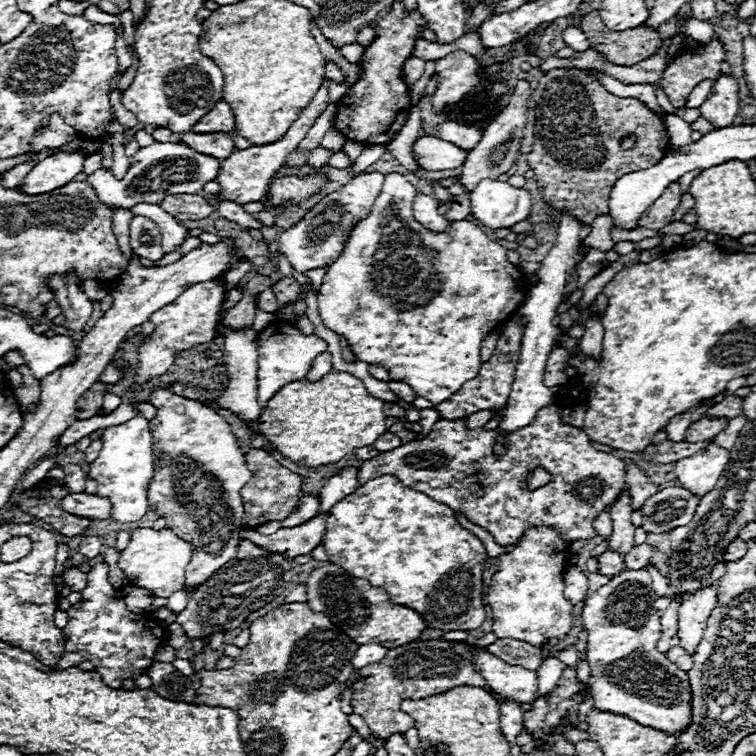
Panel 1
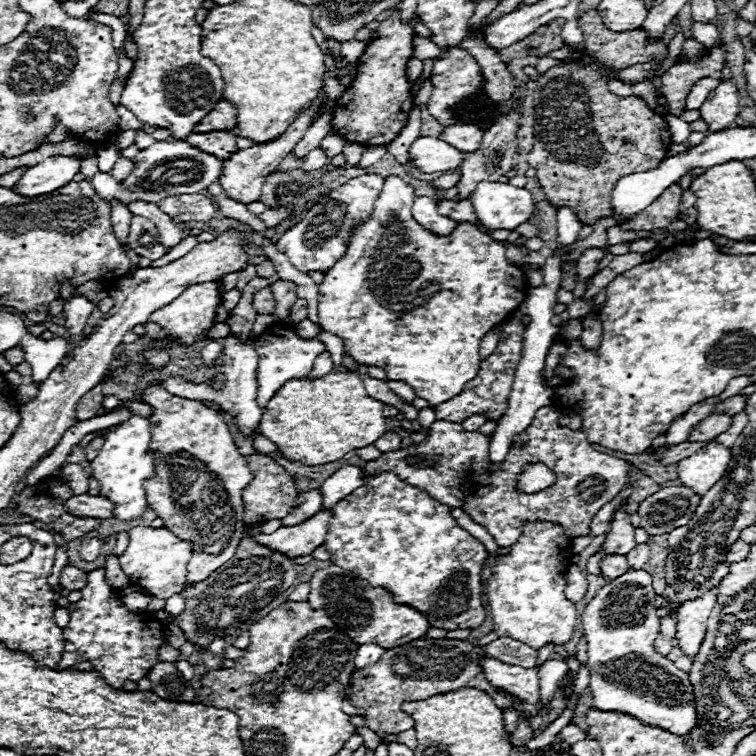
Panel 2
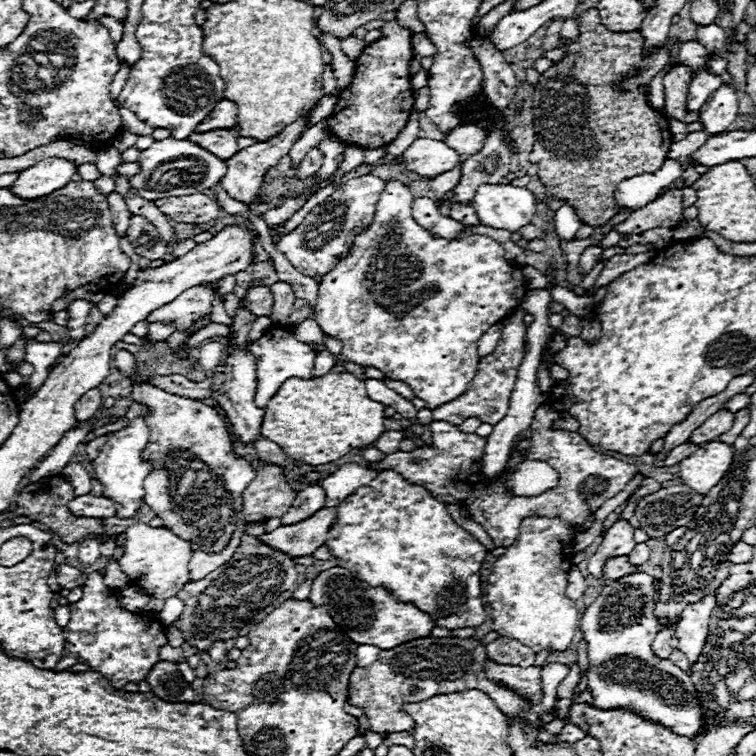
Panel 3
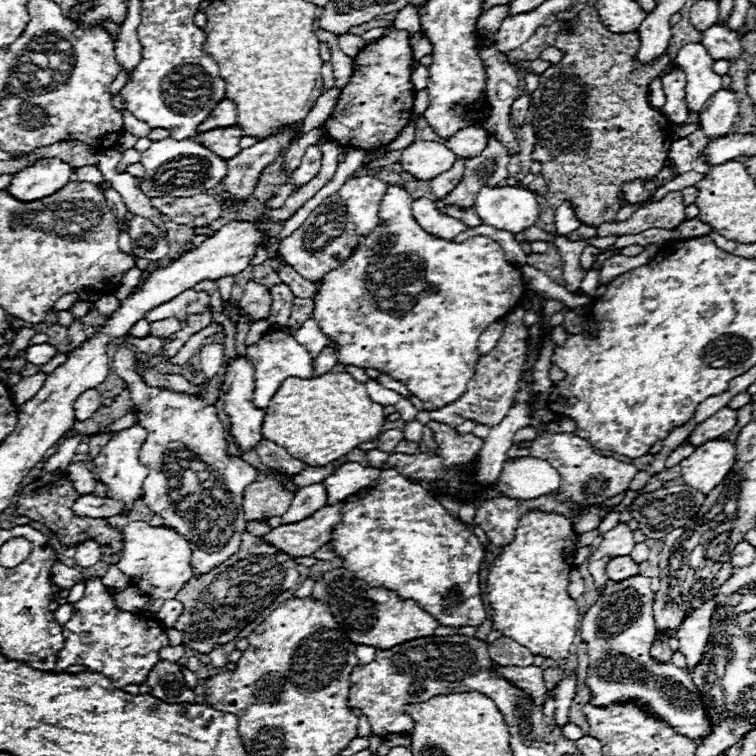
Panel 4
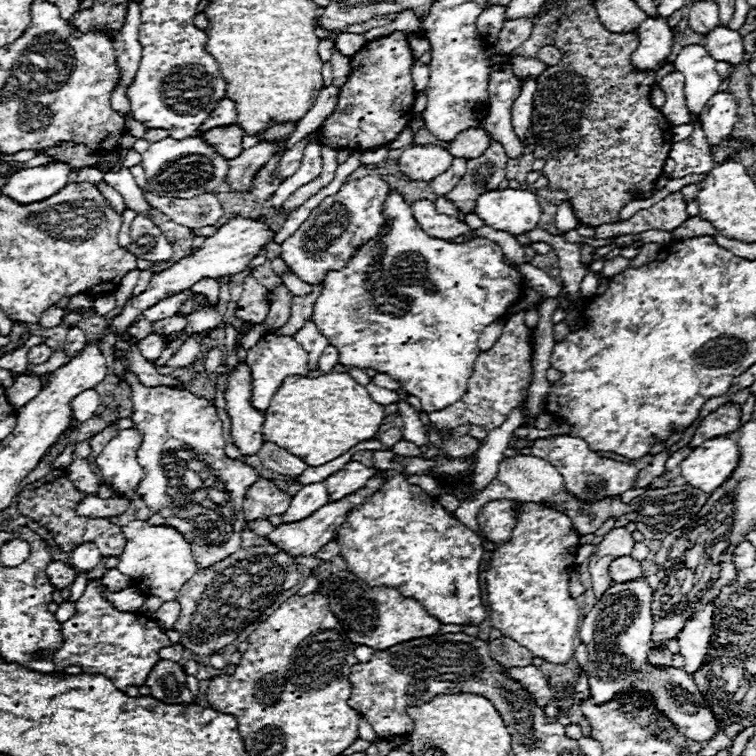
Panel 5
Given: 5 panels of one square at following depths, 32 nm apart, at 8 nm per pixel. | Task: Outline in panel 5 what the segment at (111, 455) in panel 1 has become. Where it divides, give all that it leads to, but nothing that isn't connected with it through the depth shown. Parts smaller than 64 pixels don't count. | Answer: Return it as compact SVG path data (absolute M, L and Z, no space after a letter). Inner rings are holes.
M118 430L118 434L94 460L100 480L114 488L116 496L126 498L128 492L136 490L138 482L144 478L144 470L136 462L140 442L142 434L138 430Z

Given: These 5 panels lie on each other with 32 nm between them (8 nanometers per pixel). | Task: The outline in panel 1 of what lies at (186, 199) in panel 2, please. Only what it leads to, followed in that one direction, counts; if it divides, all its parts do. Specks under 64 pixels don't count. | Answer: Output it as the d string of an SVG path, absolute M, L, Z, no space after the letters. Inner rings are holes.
M178 194L178 196L166 196L166 200L160 202L164 212L170 212L178 222L180 220L204 220L214 212L214 206L198 196L198 194Z

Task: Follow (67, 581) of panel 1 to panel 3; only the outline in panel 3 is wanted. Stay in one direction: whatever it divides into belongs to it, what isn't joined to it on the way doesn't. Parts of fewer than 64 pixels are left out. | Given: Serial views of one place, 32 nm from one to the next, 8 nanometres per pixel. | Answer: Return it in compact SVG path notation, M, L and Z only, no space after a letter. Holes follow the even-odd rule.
M62 564L62 566L58 566L58 570L56 570L56 580L58 580L58 586L60 586L60 588L72 590L74 586L86 582L86 574L82 574L80 570L76 570L76 568L72 568L72 566Z

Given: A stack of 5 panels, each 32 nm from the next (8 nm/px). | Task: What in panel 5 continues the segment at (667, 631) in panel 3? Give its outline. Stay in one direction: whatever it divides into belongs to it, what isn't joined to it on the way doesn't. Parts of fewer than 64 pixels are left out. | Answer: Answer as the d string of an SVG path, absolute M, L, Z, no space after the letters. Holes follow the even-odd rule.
M668 648L660 650L660 652L650 652L648 660L656 666L656 668L668 668L672 666L672 652L668 652Z

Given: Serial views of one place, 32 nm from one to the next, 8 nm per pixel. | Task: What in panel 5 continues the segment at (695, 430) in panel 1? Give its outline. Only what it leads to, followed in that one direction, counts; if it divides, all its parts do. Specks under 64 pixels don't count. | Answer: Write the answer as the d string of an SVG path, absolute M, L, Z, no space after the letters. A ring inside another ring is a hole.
M724 404L722 408L714 410L710 416L706 416L700 424L700 428L696 430L694 438L690 440L690 448L700 446L704 440L708 438L716 438L716 436L726 436L732 434L740 428L742 424L742 406L734 406L734 404Z

